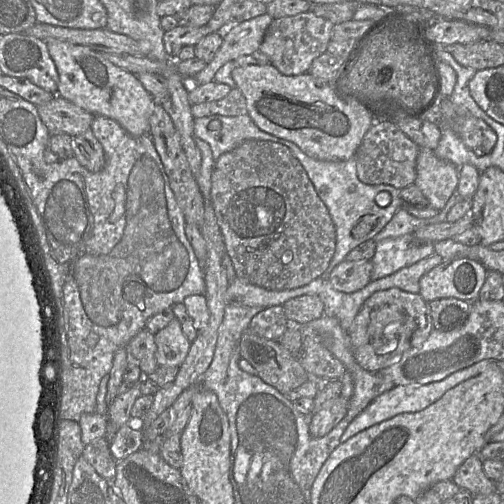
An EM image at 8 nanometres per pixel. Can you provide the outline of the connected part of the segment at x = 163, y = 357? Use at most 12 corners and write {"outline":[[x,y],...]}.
{"outline":[[174,317],[154,334],[158,366],[179,367],[191,342]]}

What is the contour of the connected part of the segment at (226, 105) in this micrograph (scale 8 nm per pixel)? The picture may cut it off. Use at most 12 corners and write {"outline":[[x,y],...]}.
{"outline":[[237,87],[220,100],[192,105],[194,118],[248,113]]}

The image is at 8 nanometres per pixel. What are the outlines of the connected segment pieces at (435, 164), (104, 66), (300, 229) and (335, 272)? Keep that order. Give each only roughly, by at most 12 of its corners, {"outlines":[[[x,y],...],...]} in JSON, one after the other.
{"outlines":[[[420,148],[414,181],[429,207],[444,208],[459,168]],[[45,42],[57,95],[132,136],[155,100],[90,47]],[[285,145],[214,163],[237,277],[266,289],[327,269],[335,226]],[[344,259],[330,273],[345,293],[371,281],[372,262]]]}

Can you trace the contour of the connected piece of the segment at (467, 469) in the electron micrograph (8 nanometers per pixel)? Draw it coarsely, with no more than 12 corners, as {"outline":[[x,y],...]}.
{"outline":[[478,453],[452,479],[472,496],[497,491]]}

